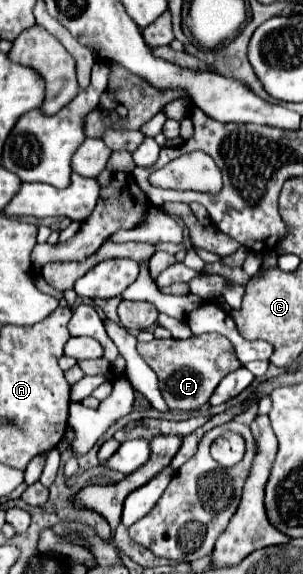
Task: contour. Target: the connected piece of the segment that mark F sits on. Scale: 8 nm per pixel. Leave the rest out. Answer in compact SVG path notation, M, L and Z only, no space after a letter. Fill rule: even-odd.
M219 333L193 335L185 341L181 339L153 339L149 343L137 343L139 355L145 363L157 373L159 389L171 411L195 411L203 407L215 391L215 383L219 383L231 371L237 371L241 363L237 363L237 355L233 353L233 345L227 337Z

